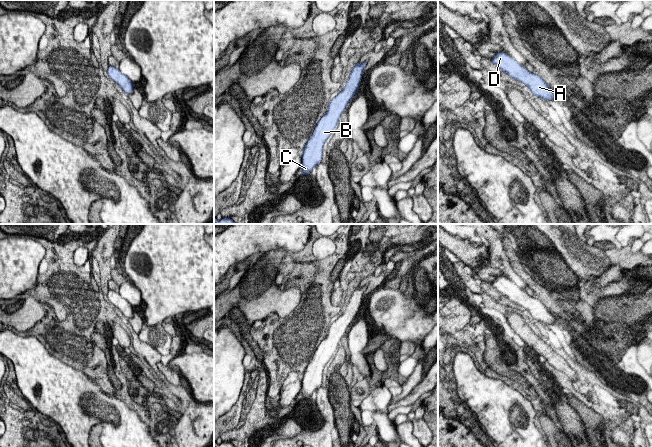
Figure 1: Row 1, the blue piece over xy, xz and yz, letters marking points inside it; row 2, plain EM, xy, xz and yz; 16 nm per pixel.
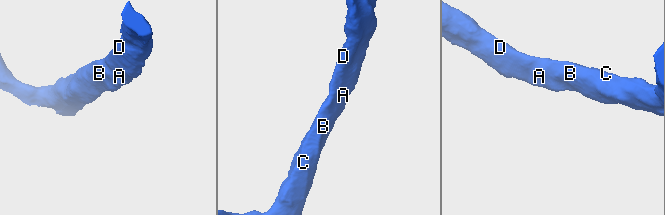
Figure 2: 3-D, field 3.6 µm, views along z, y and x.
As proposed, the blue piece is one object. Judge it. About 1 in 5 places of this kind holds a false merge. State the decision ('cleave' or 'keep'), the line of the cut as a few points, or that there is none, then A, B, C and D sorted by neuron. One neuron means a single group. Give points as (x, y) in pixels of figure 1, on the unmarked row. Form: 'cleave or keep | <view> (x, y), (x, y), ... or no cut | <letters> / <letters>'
keep | no cut | A B C D

